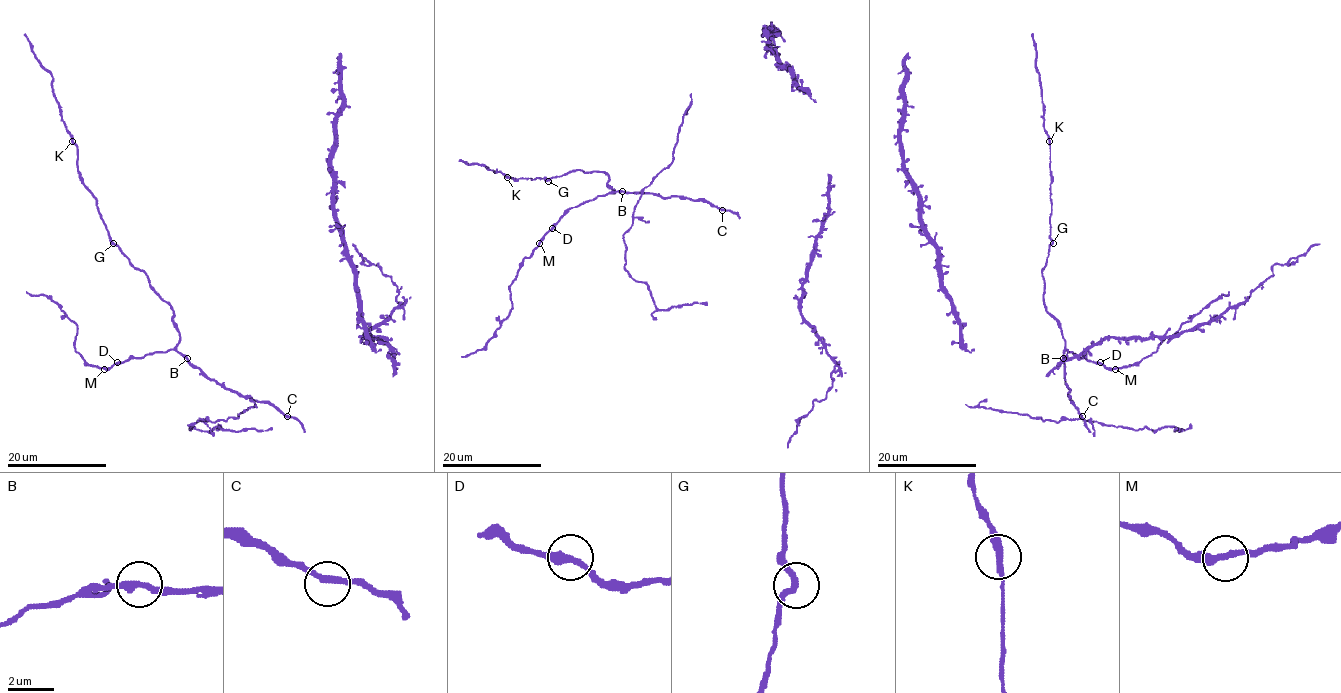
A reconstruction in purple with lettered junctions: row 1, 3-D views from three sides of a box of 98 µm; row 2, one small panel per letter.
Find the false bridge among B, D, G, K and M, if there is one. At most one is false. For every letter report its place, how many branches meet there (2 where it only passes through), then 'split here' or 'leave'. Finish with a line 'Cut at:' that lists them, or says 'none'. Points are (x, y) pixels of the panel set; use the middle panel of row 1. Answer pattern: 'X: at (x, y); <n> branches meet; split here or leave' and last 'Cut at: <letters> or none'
B: at (622, 191); 2 branches meet; leave
D: at (552, 228); 2 branches meet; leave
G: at (548, 181); 2 branches meet; leave
K: at (507, 177); 2 branches meet; leave
M: at (539, 243); 2 branches meet; leave
Cut at: none

